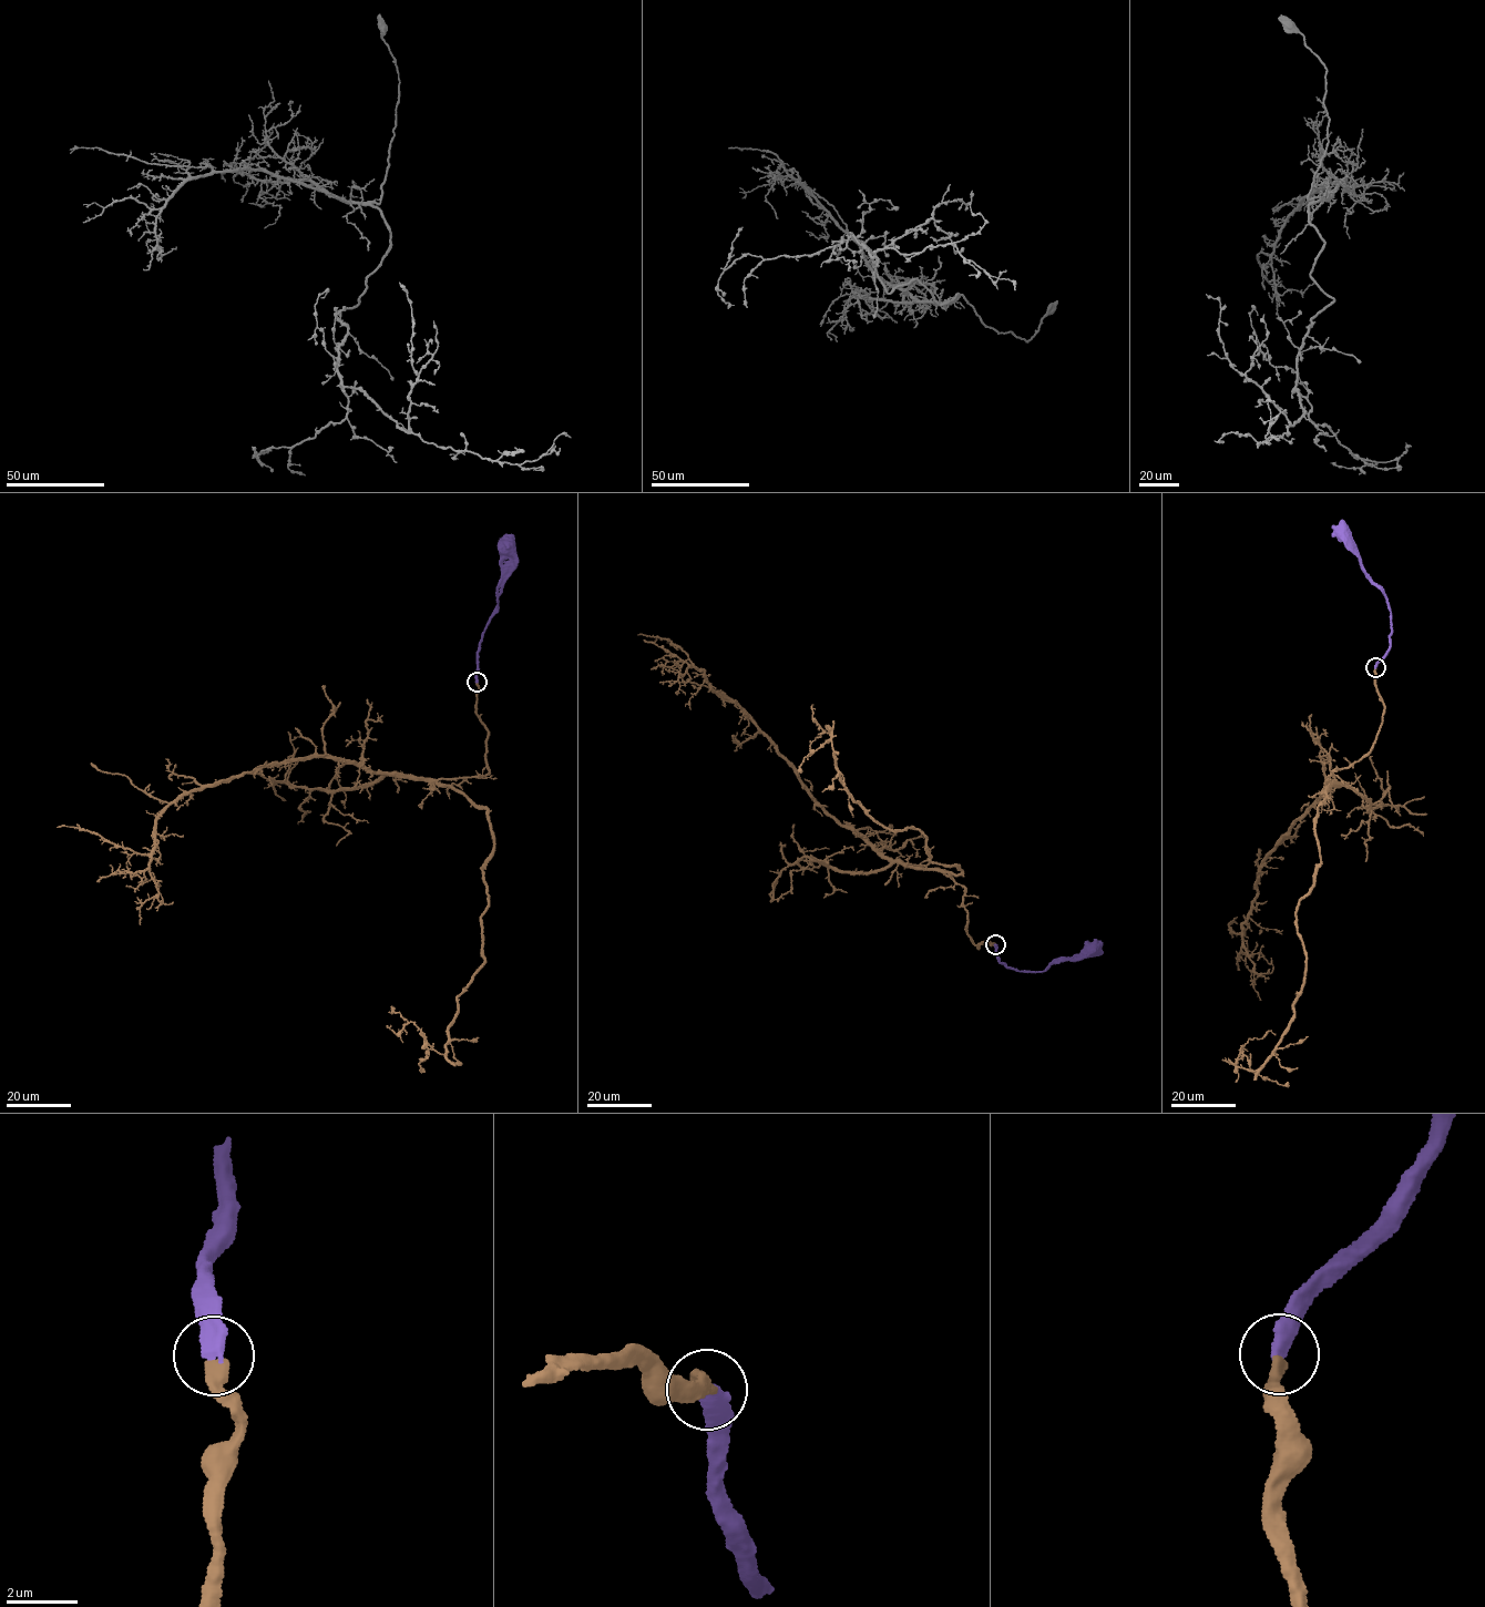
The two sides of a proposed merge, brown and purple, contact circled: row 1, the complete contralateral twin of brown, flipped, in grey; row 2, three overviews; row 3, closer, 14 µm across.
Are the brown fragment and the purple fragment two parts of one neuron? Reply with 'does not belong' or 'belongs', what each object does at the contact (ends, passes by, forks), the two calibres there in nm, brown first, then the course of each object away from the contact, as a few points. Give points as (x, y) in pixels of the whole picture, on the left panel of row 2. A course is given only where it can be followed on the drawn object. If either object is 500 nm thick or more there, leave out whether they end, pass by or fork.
does not belong; brown ends there; purple ends there; 360 nm thick on the brown side, 420 nm on the other; brown runs (477, 683), (488, 774), (437, 781), (487, 810), (484, 965), (457, 999), (444, 1054), (393, 1012); purple runs (477, 682), (480, 642), (514, 561), (508, 548)

